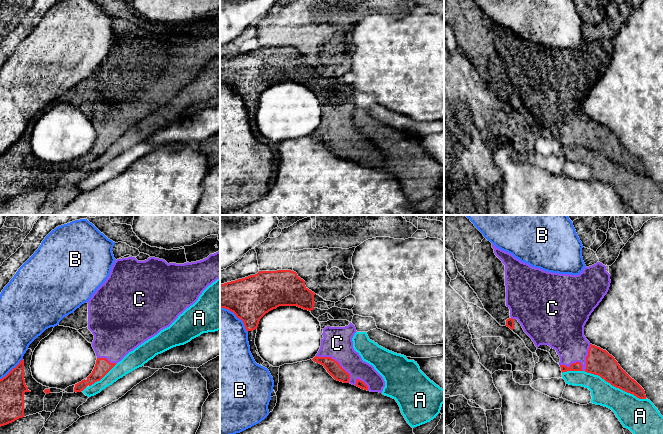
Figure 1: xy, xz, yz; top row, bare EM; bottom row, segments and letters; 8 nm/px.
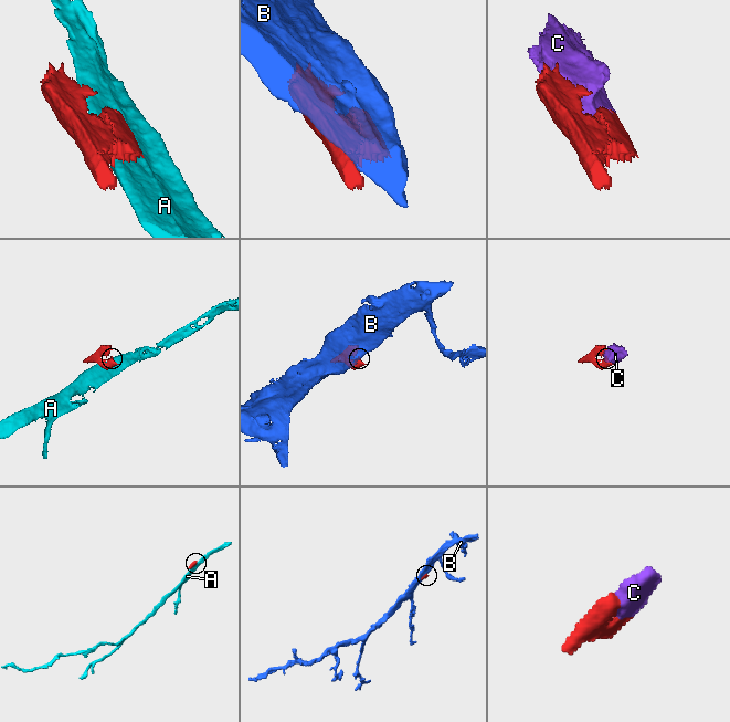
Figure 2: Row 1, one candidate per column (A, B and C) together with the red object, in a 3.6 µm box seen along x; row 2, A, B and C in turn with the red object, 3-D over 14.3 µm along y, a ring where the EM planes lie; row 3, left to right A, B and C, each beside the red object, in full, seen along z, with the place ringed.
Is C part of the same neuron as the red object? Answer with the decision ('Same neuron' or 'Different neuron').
Same neuron

